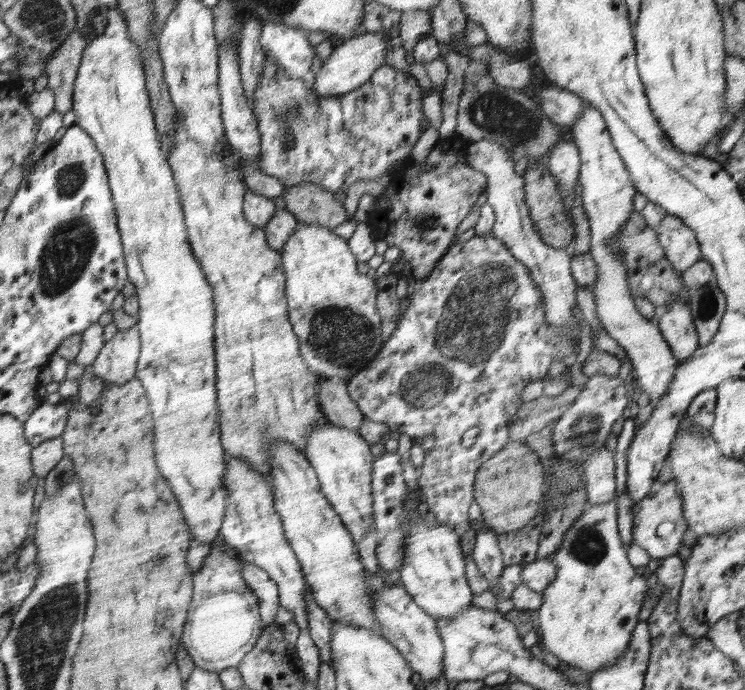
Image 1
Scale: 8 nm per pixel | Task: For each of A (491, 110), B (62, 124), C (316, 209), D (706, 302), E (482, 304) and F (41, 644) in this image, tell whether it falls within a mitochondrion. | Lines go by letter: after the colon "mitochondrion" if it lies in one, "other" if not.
A: mitochondrion
B: other
C: other
D: mitochondrion
E: mitochondrion
F: mitochondrion

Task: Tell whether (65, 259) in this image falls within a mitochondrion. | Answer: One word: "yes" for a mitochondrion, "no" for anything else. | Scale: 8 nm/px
yes

